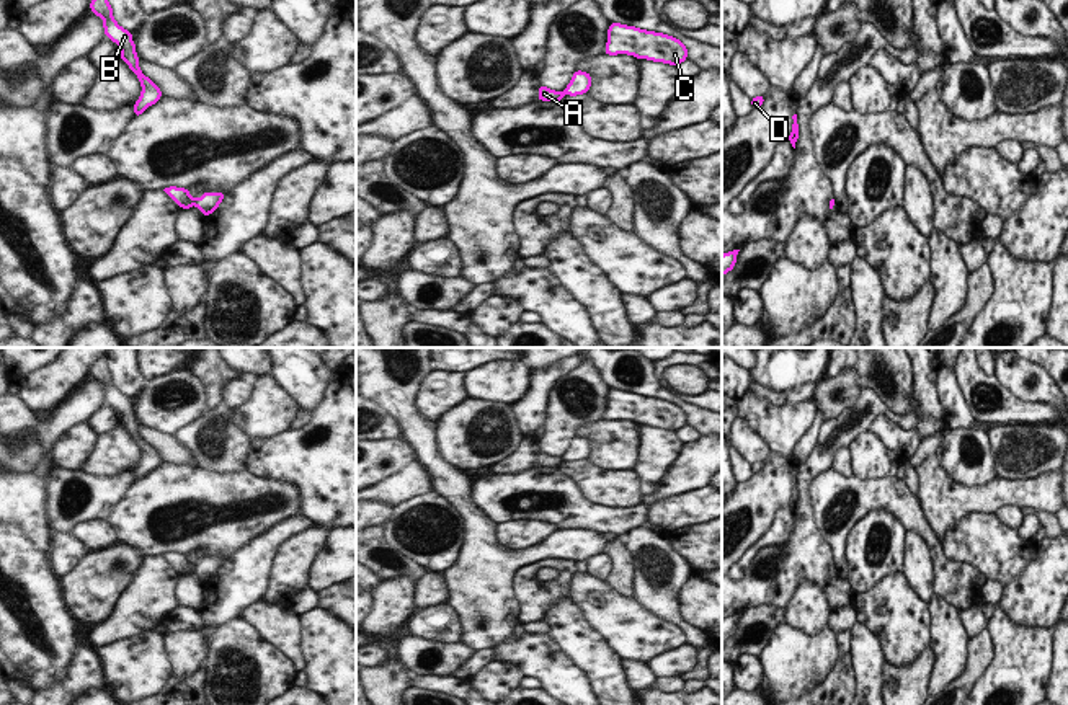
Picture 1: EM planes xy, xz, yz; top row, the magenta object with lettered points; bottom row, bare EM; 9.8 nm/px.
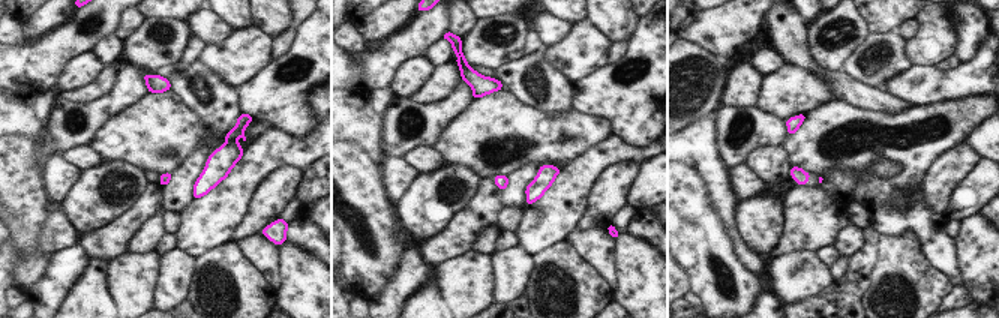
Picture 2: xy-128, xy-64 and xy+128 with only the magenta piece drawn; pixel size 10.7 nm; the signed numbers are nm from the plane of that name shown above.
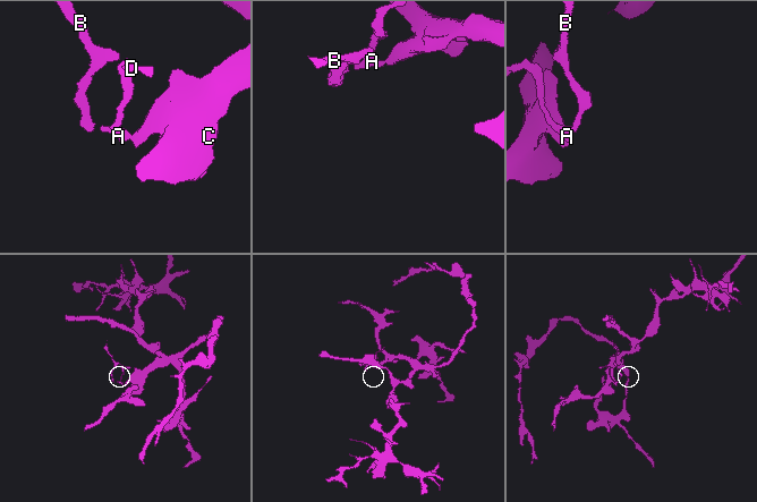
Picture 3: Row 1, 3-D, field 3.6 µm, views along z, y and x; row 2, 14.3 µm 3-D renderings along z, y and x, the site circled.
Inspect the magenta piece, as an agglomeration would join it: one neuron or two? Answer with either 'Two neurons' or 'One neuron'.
Two neurons.

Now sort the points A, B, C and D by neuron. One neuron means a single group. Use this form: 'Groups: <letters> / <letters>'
Groups: A B D / C.

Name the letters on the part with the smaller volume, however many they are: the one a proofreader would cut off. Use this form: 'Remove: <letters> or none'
Remove: A, B, D

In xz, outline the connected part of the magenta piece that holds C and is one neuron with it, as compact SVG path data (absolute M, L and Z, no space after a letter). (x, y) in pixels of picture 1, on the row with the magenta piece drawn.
M611 23L604 54L629 54L671 65L679 65L688 59L688 49L679 39L621 23Z

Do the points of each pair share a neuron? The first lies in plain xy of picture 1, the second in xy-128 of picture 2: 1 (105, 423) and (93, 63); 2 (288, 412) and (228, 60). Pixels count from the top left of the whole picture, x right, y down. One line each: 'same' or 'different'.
1: different
2: same

